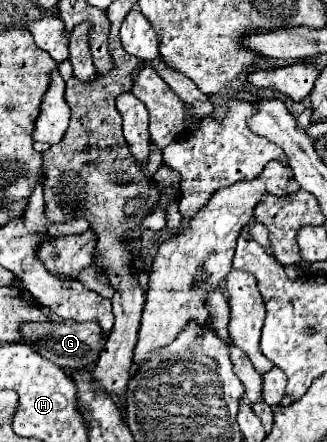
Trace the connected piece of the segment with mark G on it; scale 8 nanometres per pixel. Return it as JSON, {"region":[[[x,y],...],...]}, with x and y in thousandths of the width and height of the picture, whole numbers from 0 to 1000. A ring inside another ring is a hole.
{"region":[[[208,726],[80,731],[61,740],[61,758],[80,781],[92,781],[110,799],[153,812],[177,830],[190,830],[202,844],[239,835],[275,835],[281,821],[294,821],[306,794],[318,790],[318,771],[324,771],[324,762],[306,753],[306,740],[294,731],[208,731]]]}

